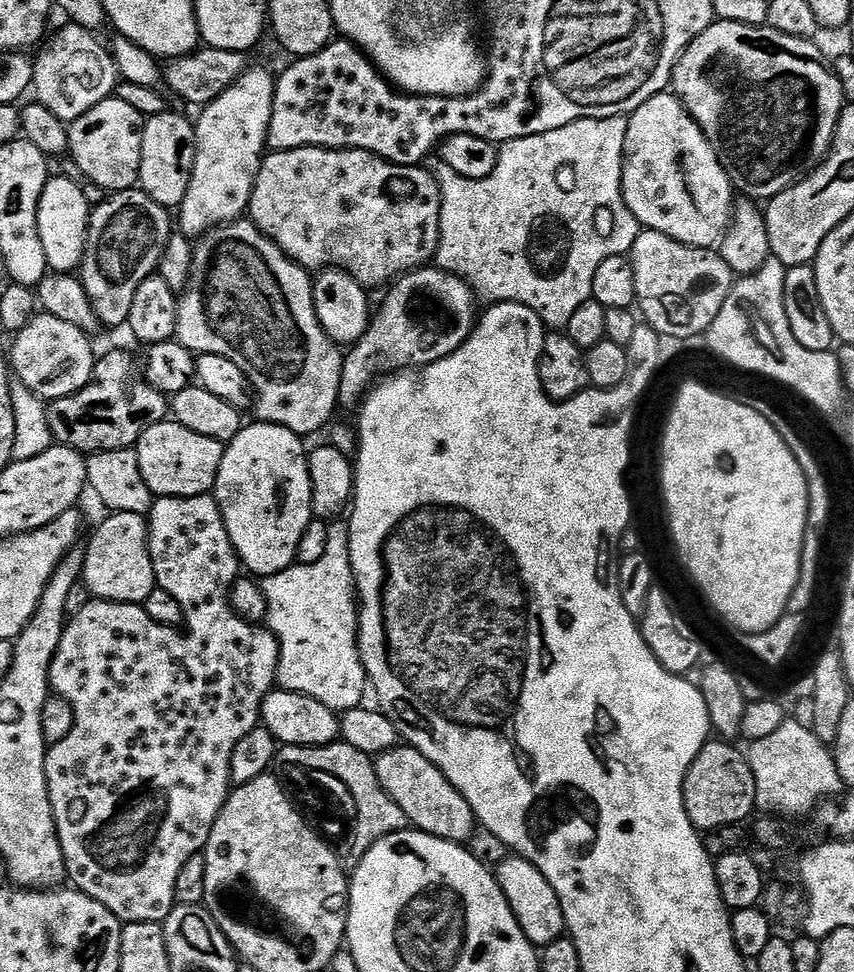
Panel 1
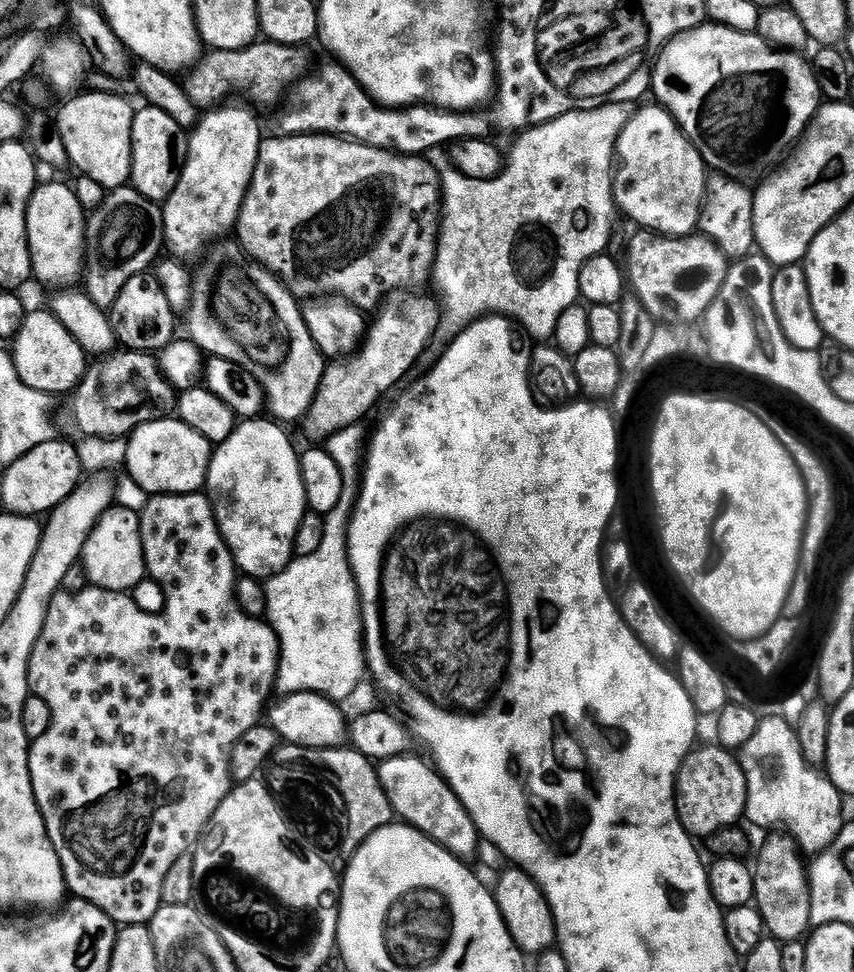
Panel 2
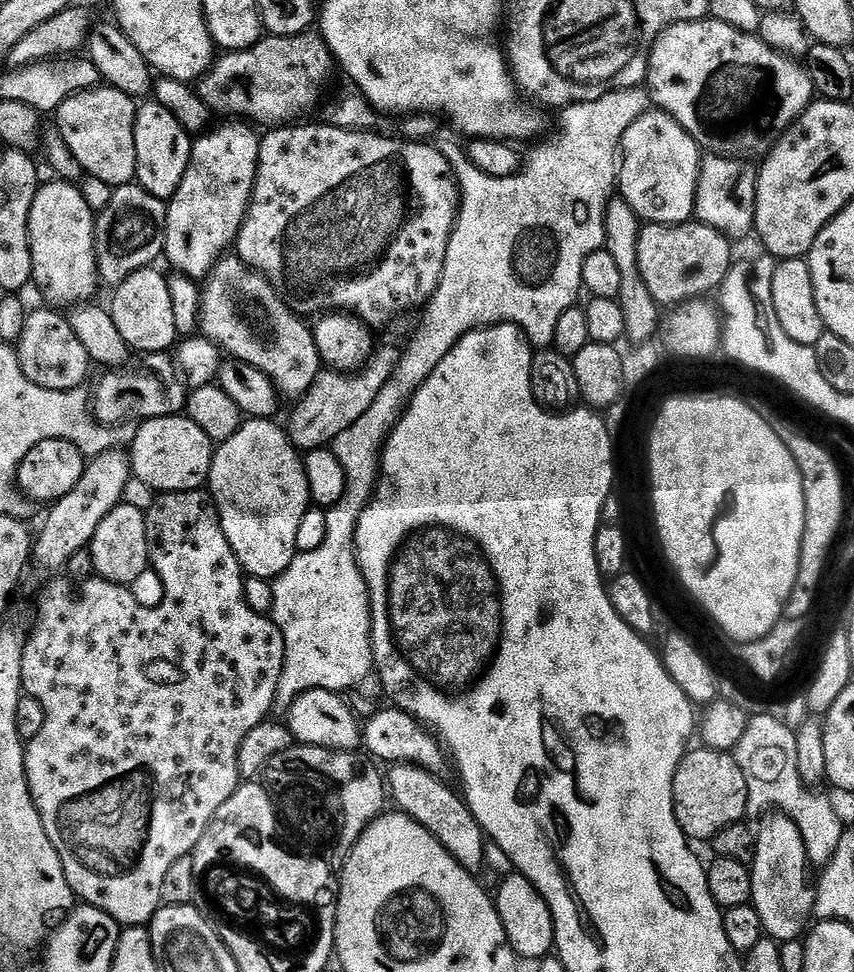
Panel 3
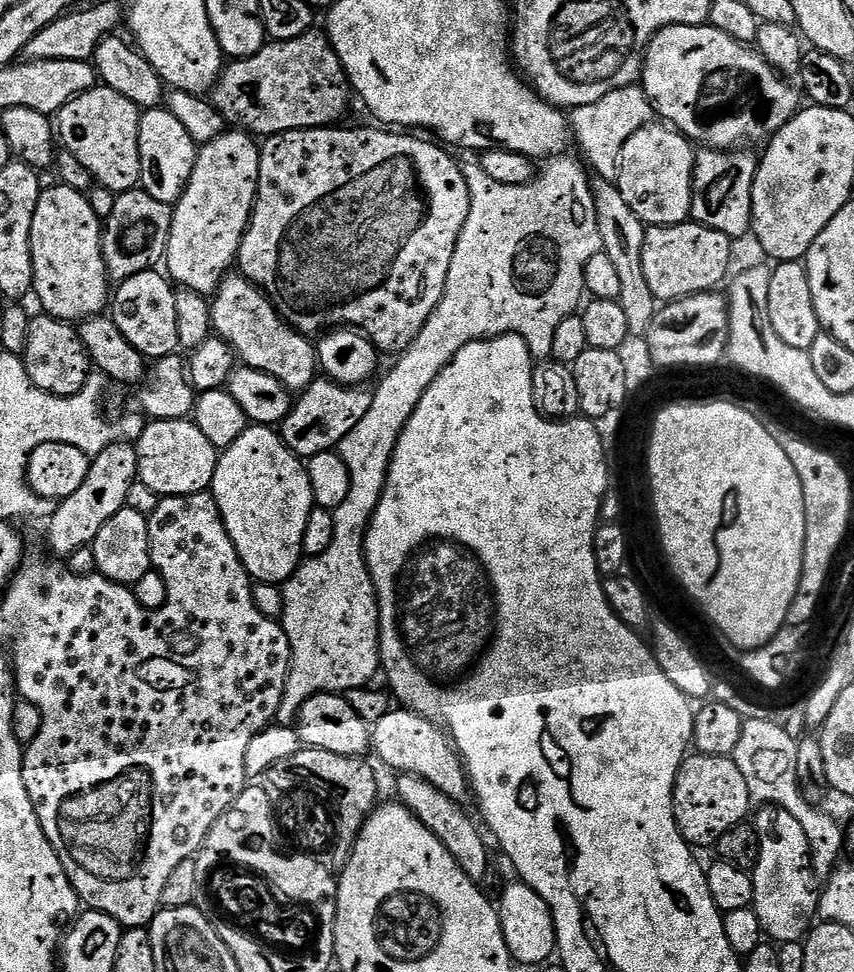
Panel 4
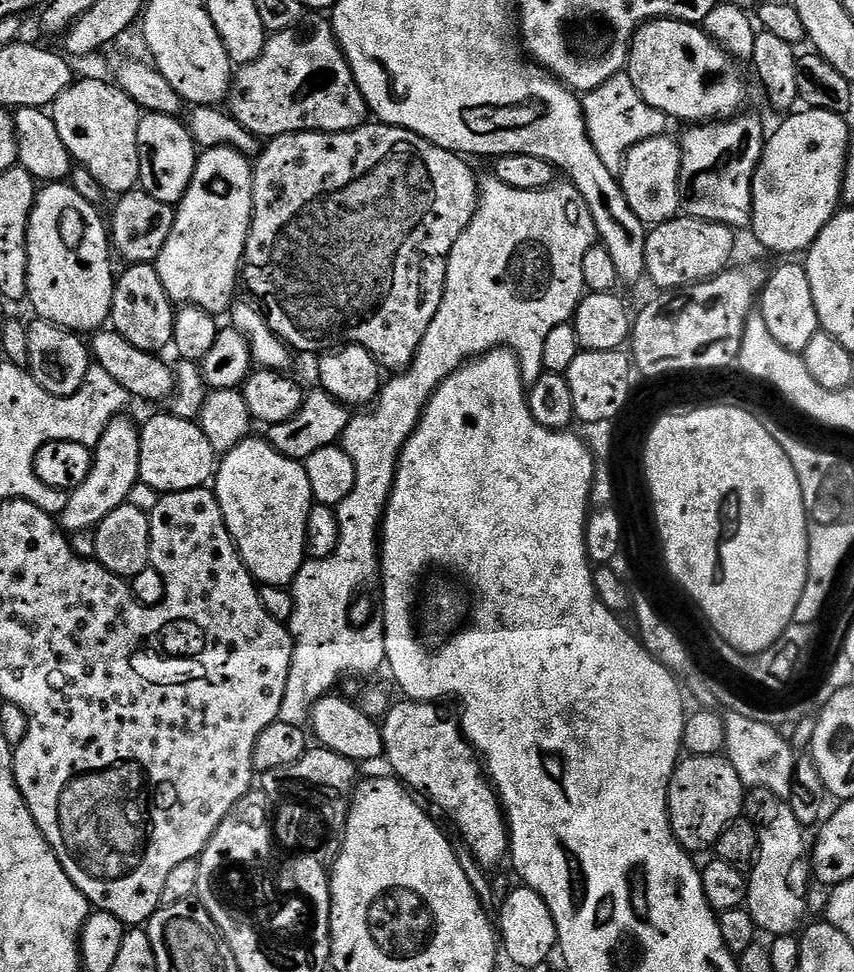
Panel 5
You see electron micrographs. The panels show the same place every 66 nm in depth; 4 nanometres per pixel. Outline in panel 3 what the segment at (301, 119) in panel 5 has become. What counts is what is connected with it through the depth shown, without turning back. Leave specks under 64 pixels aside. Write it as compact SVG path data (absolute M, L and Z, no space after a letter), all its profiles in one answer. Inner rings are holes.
M312 30L300 36L268 34L252 48L244 48L241 52L225 51L223 55L198 81L202 102L206 102L209 113L221 112L224 118L247 118L257 125L268 124L264 126L288 126L299 121L299 116L311 108L316 100L316 92L323 90L328 75L334 69L334 57L328 49L328 43L323 36Z

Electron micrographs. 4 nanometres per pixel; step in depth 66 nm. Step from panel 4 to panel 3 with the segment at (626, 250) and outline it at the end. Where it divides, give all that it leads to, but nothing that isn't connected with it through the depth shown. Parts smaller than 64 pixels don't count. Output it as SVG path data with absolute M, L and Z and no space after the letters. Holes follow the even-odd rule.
M620 202L609 205L608 215L605 216L605 249L621 271L622 285L619 286L617 299L622 306L623 317L626 318L625 341L634 345L634 348L649 345L657 328L654 325L654 312L658 303L641 278L638 267L638 238L641 227L642 222L630 205Z

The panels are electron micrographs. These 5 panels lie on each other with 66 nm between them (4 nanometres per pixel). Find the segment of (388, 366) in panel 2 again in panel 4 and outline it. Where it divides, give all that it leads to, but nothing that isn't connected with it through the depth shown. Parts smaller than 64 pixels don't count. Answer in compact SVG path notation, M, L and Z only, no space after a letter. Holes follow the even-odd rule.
M317 378L299 393L278 431L284 444L295 456L307 458L314 454L339 449L342 438L358 424L372 401L372 392L364 386L338 384L327 378Z

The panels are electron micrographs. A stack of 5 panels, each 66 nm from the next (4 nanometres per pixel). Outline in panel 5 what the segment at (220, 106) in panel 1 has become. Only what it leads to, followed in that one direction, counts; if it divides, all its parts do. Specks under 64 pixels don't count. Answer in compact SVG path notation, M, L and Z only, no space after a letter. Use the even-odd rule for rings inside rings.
M206 148L197 155L194 178L190 178L190 186L176 208L170 238L166 238L166 246L162 246L154 262L162 286L173 305L198 306L213 314L221 314L220 312L224 311L227 313L233 305L232 295L236 292L236 284L238 288L244 247L252 221L253 167L253 161L249 157L243 156L233 148Z

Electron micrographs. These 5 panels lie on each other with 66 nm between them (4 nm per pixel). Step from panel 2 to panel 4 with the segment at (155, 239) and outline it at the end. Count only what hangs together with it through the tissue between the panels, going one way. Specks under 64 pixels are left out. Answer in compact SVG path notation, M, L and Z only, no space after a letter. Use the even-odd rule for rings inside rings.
M137 186L129 192L121 192L115 197L108 220L103 221L100 245L104 255L104 266L113 281L121 282L140 271L159 265L165 259L170 238L173 209L150 198L144 189Z

